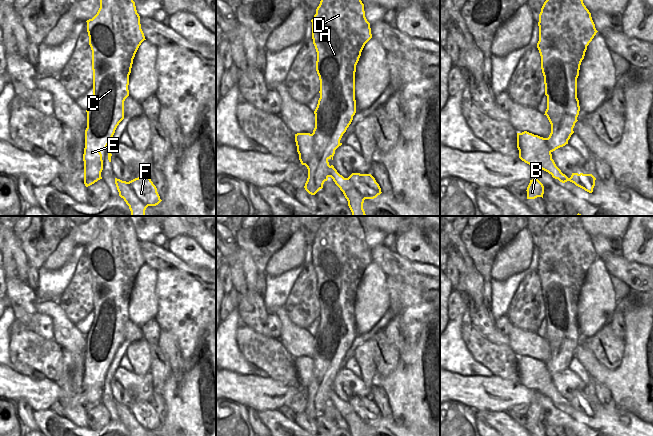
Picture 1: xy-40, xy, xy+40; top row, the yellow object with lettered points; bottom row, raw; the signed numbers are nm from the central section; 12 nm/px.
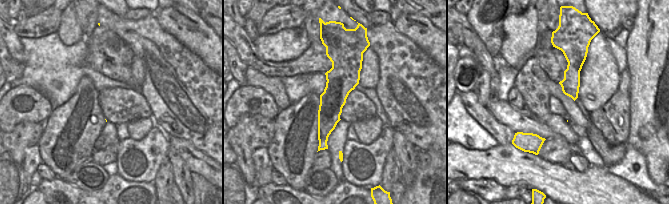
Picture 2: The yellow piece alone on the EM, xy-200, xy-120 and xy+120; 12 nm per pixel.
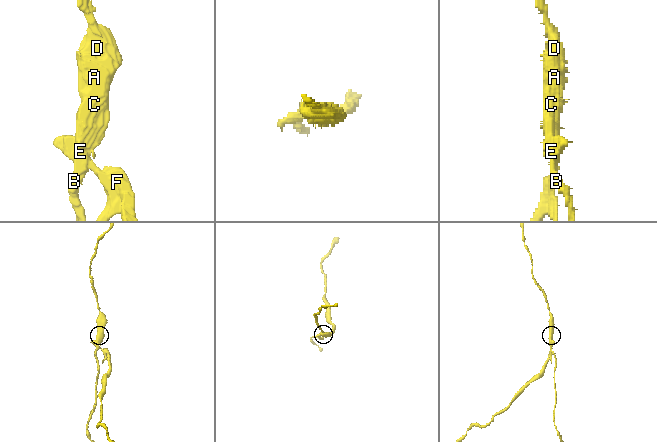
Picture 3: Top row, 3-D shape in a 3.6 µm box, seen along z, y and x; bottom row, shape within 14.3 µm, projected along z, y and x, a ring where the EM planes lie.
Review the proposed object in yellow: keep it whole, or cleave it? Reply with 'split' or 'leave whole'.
split

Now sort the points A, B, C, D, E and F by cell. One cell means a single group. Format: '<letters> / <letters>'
A B C D E / F

